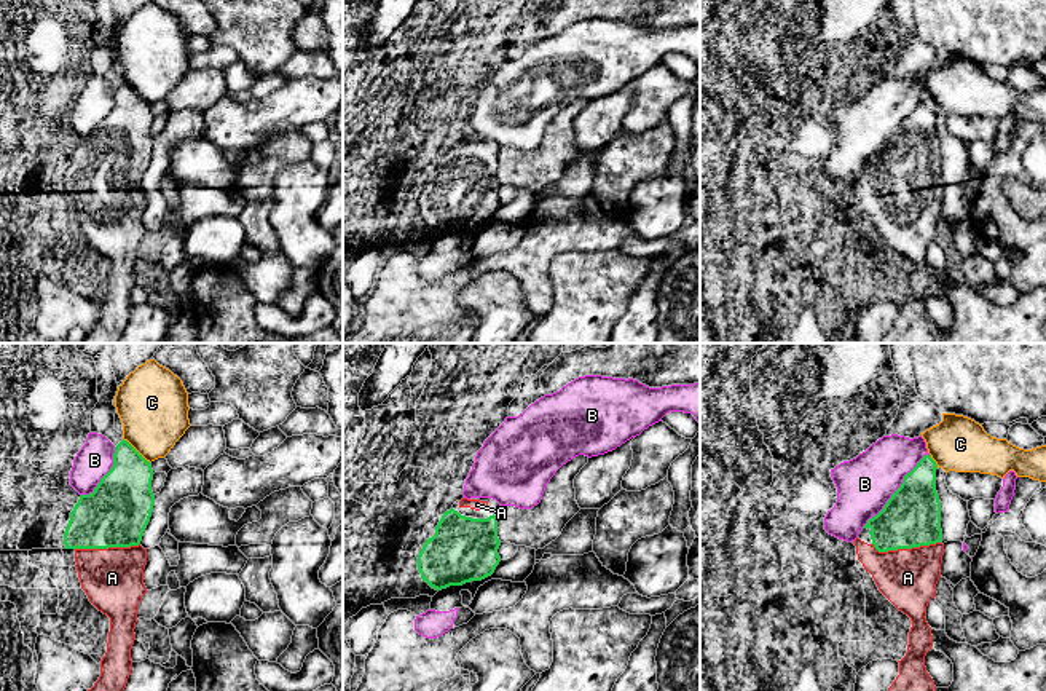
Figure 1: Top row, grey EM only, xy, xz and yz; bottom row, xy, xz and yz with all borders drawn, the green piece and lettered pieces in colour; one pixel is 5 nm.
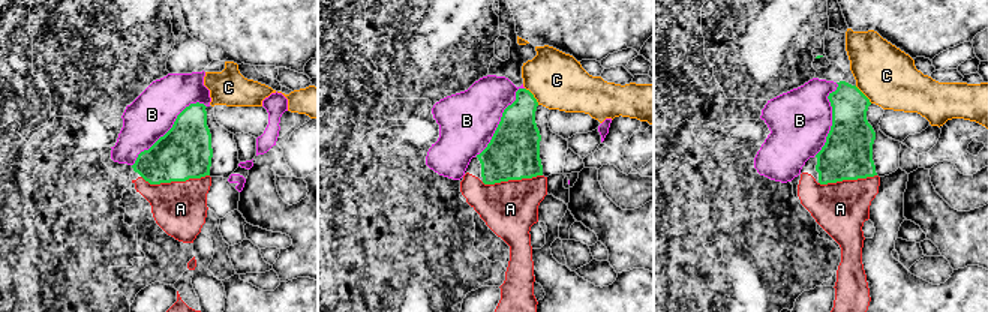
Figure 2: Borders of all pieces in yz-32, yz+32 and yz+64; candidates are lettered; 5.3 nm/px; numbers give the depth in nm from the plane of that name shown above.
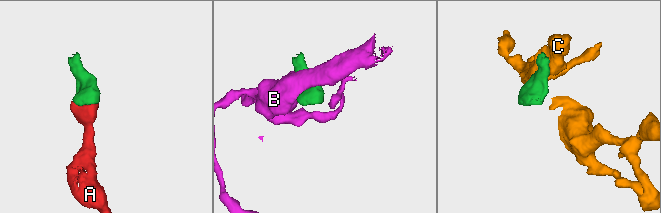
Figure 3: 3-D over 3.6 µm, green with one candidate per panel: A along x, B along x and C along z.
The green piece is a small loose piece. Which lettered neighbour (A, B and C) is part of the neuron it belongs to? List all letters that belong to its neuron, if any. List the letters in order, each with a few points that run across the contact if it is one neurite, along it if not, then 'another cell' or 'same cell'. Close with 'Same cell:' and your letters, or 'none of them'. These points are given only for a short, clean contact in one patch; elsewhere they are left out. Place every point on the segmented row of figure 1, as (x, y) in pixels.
A: line yz (911, 517), (906, 548), (908, 578); same cell
B: another cell
C: another cell
Same cell: A

